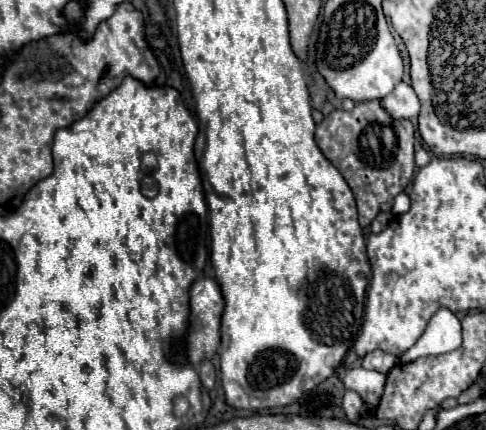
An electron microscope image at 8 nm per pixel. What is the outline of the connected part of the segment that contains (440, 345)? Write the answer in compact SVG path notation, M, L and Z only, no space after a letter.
M440 308L438 312L432 314L420 338L424 338L424 356L452 352L462 344L460 320L452 310Z

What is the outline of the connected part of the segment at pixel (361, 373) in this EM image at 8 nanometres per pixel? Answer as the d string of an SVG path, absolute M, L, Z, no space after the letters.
M352 368L344 378L344 386L348 390L358 392L360 398L372 406L378 406L378 398L382 396L384 384L386 384L384 374L366 368Z

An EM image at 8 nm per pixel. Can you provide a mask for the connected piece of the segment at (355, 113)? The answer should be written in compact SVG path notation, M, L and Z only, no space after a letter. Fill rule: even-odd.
M380 100L360 102L354 110L334 110L316 126L316 144L322 154L340 170L354 192L358 220L368 228L378 212L392 210L394 198L404 192L414 176L414 126L410 120L392 118ZM334 130L334 132L328 132Z

